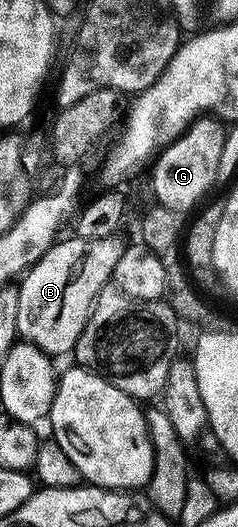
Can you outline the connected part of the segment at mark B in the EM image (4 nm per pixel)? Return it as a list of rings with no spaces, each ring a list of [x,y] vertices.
[[[119,235],[93,240],[71,239],[64,241],[61,239],[53,243],[47,254],[23,273],[24,281],[19,281],[18,284],[20,293],[18,294],[17,333],[25,341],[36,344],[53,358],[59,358],[63,352],[71,353],[75,349],[78,338],[90,318],[92,307],[96,304],[98,294],[103,288],[109,287],[114,266],[118,266],[118,258],[122,258],[126,247],[125,241],[120,241]]]

